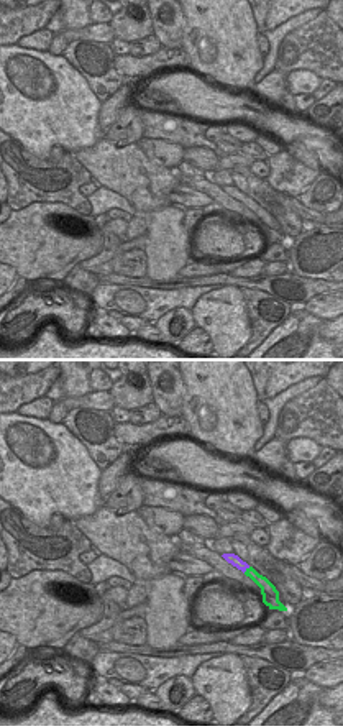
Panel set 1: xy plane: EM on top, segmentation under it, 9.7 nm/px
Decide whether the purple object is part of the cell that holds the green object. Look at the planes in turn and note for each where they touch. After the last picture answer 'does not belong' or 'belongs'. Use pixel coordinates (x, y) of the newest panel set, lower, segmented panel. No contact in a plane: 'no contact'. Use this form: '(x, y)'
(246, 569)

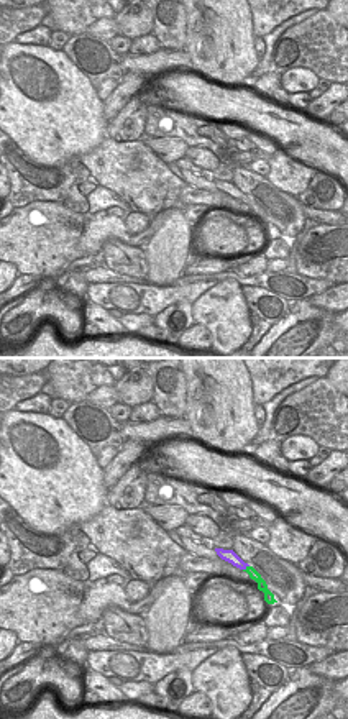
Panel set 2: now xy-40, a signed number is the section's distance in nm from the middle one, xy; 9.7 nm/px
(247, 568)

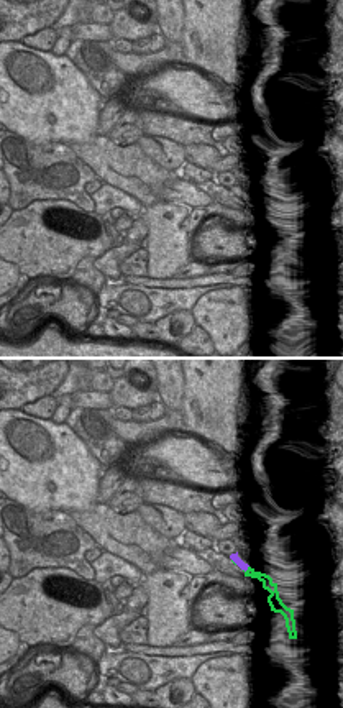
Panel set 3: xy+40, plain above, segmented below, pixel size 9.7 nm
(248, 569)

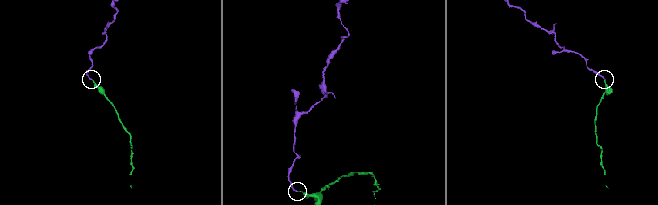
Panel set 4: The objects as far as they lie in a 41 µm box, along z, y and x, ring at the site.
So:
does not belong

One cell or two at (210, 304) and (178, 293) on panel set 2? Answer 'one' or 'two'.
two

